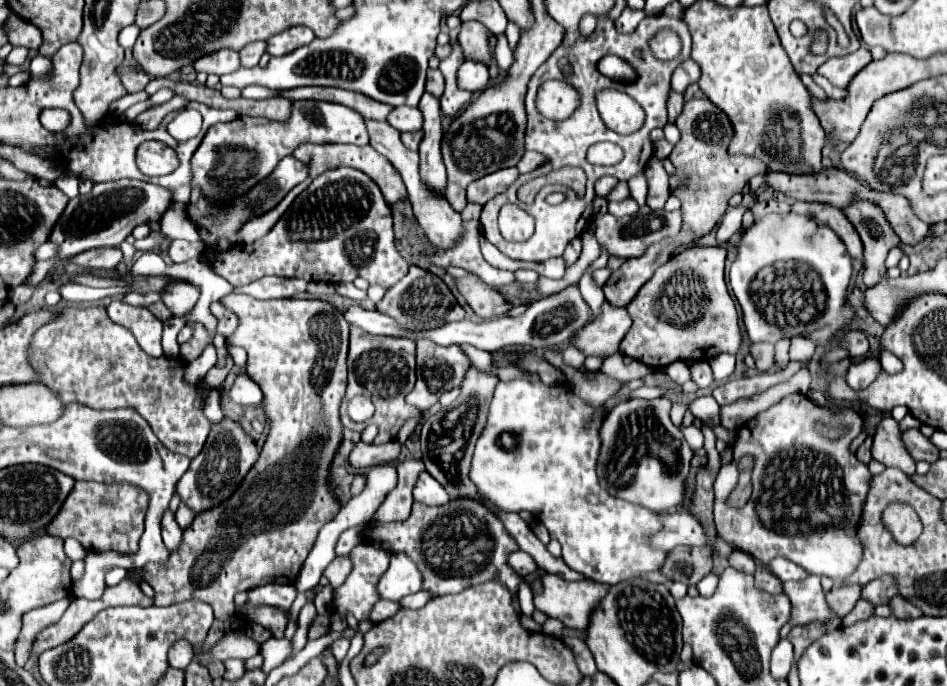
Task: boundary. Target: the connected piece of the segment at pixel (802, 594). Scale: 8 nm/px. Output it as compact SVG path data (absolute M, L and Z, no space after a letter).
M808 575L808 579L802 581L786 581L784 593L792 603L790 623L808 625L812 621L826 621L826 625L830 627L828 631L840 627L838 621L830 621L832 613L826 605L824 591L820 587L820 577Z

